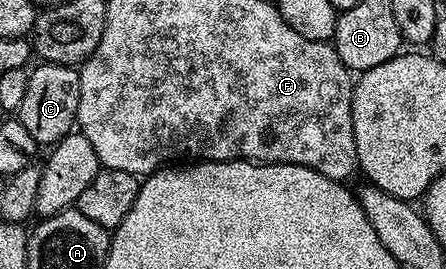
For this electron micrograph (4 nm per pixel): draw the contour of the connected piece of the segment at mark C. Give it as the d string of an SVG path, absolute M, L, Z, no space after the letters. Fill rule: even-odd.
M46 62L36 63L36 68L32 67L29 72L29 86L25 89L25 98L21 98L21 106L17 113L17 119L25 126L25 130L29 130L29 134L33 134L33 138L40 146L54 146L59 143L61 138L65 138L76 127L77 124L77 106L81 98L81 90L79 89L79 68L70 64L49 64Z

